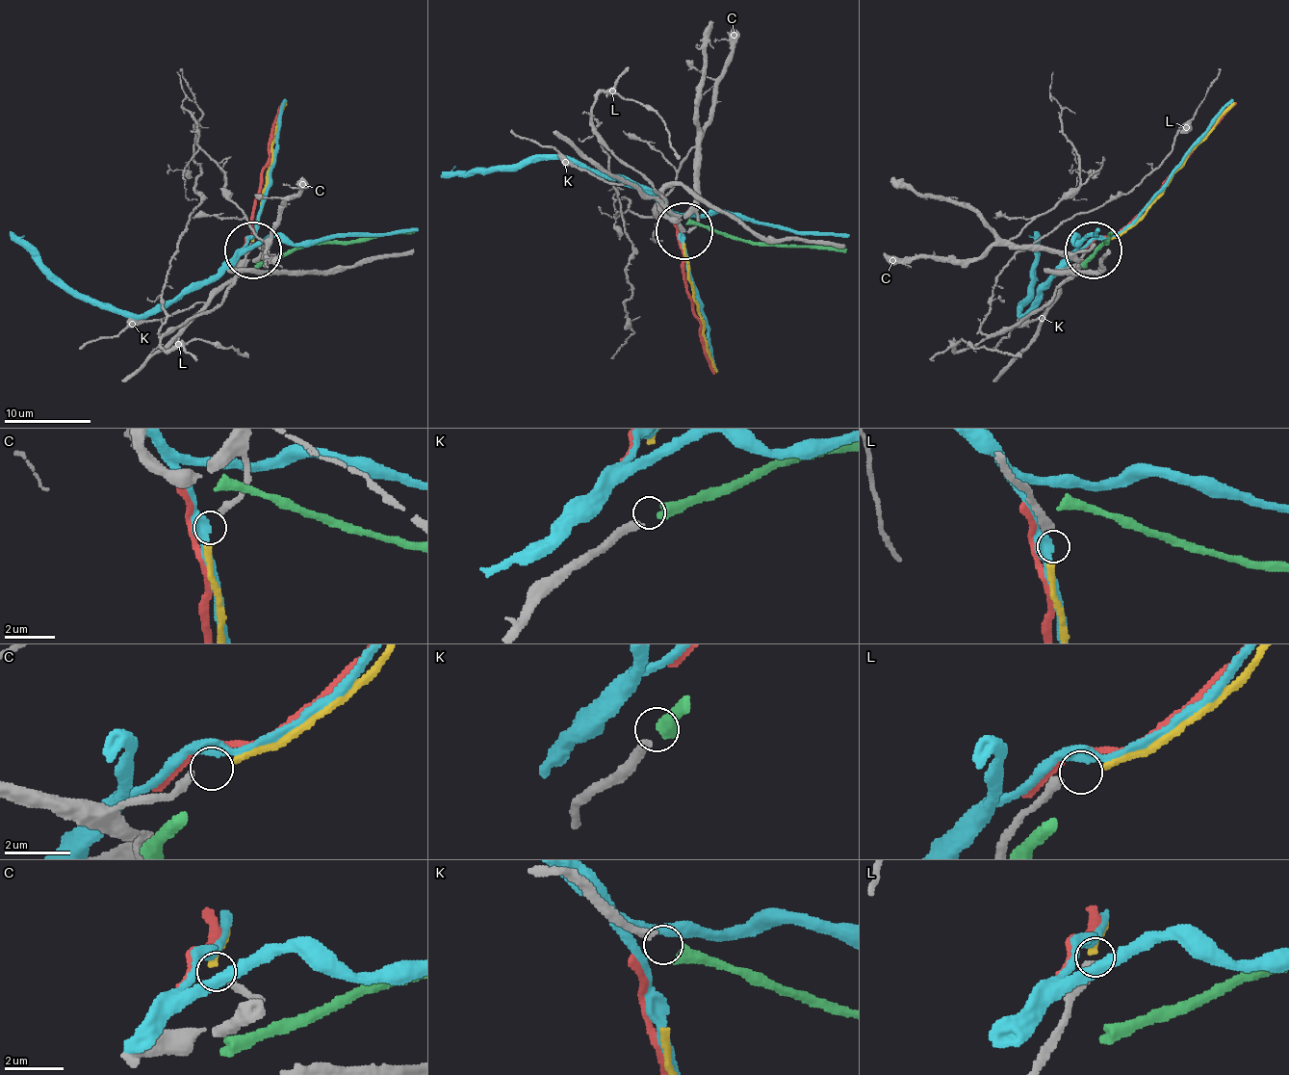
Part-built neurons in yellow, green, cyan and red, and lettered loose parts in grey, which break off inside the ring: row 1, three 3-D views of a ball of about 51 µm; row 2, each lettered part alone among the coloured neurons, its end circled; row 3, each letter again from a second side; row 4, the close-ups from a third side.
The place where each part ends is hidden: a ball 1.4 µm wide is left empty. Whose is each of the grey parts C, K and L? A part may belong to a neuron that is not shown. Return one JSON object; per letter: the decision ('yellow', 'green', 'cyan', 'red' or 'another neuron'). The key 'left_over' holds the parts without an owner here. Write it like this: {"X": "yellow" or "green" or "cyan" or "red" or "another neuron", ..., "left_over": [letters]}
{"C": "yellow", "K": "green", "L": "another neuron", "left_over": ["L"]}

